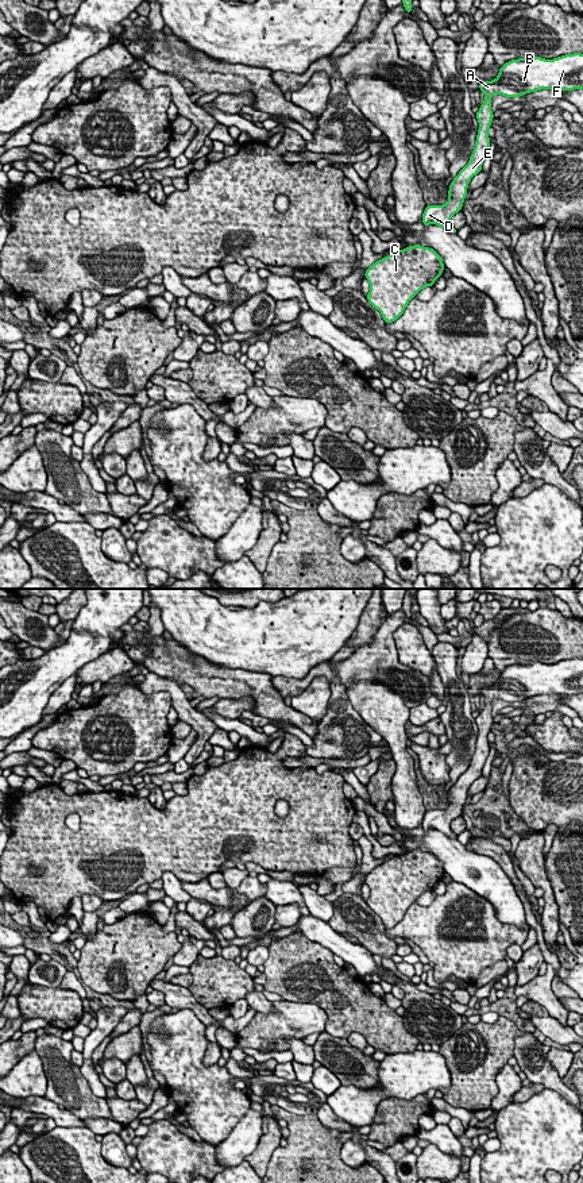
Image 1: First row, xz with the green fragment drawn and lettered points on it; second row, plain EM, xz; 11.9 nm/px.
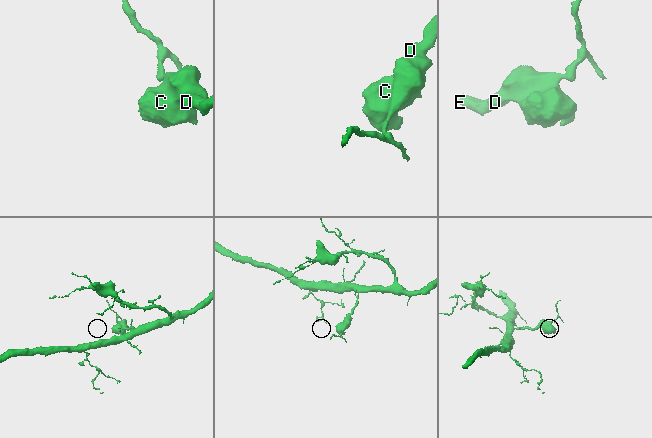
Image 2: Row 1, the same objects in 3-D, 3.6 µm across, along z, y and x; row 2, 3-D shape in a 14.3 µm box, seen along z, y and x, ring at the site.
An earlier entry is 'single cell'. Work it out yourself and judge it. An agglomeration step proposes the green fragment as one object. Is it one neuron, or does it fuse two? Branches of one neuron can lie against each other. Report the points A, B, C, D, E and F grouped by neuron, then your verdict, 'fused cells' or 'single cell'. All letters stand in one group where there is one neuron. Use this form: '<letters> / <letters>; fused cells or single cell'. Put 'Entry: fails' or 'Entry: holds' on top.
Entry: holds
A B C D E F; single cell

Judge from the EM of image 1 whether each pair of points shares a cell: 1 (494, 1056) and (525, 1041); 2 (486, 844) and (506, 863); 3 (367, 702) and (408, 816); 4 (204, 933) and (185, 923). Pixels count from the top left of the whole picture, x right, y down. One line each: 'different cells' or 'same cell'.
1: different cells
2: same cell
3: same cell
4: same cell

